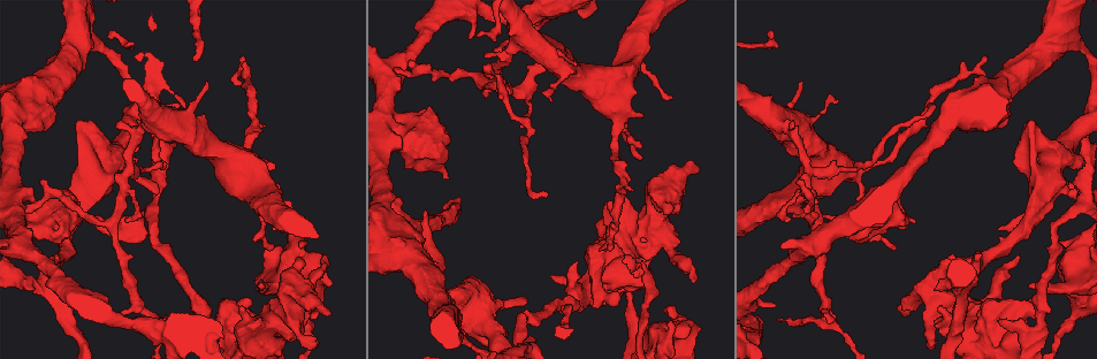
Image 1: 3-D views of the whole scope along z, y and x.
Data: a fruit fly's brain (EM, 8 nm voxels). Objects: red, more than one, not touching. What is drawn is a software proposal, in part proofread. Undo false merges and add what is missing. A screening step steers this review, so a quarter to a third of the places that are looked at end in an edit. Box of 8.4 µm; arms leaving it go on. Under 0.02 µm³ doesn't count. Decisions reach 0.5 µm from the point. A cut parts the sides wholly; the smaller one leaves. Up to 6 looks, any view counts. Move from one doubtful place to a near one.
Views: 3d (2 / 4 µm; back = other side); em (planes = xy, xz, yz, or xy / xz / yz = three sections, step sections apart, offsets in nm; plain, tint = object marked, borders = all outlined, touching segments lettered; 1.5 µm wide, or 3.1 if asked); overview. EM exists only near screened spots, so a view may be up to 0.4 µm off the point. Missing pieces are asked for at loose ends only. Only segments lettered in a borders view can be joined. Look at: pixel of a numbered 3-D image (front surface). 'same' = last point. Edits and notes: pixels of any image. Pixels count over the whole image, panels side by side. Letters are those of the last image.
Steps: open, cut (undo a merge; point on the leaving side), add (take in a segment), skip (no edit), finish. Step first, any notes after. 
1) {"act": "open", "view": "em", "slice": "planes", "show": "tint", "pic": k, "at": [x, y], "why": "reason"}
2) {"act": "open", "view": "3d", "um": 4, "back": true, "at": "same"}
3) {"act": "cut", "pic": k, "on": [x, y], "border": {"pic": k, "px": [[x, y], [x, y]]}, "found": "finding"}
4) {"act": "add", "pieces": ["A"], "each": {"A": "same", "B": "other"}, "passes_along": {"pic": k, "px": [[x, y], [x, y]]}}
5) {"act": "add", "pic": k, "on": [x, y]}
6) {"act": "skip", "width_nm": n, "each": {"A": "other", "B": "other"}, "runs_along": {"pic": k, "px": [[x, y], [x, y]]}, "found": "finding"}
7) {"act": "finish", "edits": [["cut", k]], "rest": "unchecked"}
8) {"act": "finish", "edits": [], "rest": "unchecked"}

{"act": "open", "view": "em", "slice": "planes", "show": "tint", "pic": 1, "at": [615, 138], "why": "calibre changes"}

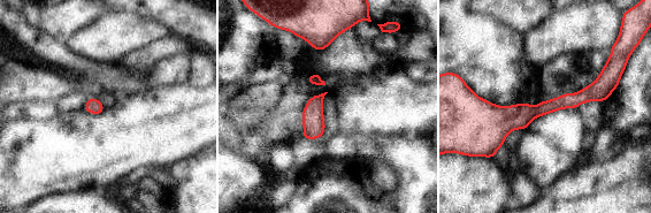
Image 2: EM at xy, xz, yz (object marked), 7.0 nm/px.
{"act": "open", "view": "em", "slice": "planes", "show": "borders", "at": "same"}

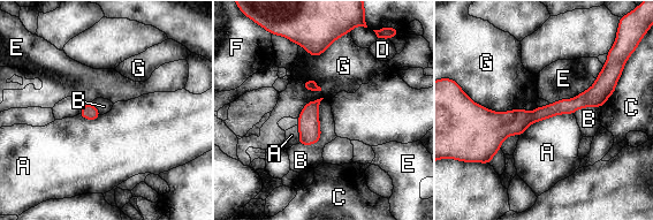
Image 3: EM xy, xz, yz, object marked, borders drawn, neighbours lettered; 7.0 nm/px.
{"act": "skip", "each": {"A": "other", "B": "other", "C": "other", "D": "other", "E": "other", "F": "other", "G": "other"}, "found": "one neuron here"}

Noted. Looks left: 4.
{"act": "open", "view": "em", "slice": "planes", "show": "tint", "pic": 1, "at": [640, 329], "why": "sharp bend"}

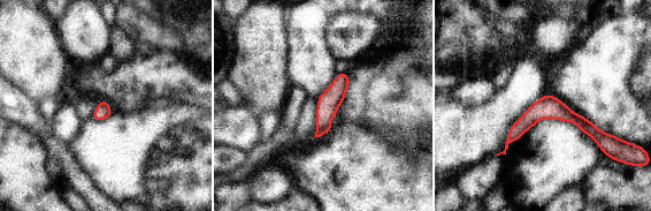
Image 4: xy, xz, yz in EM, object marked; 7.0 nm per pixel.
{"act": "open", "view": "em", "slice": "planes", "show": "borders", "at": "same"}

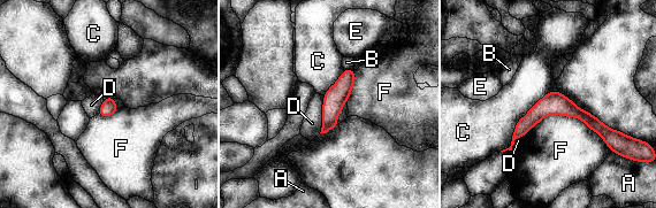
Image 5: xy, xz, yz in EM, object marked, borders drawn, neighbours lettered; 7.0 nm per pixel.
{"act": "skip", "each": {"A": "other", "B": "other", "C": "other", "D": "other", "E": "other", "F": "other"}, "found": "all the same neuron"}

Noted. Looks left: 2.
{"act": "finish", "edits": [], "rest": "unchecked"}

